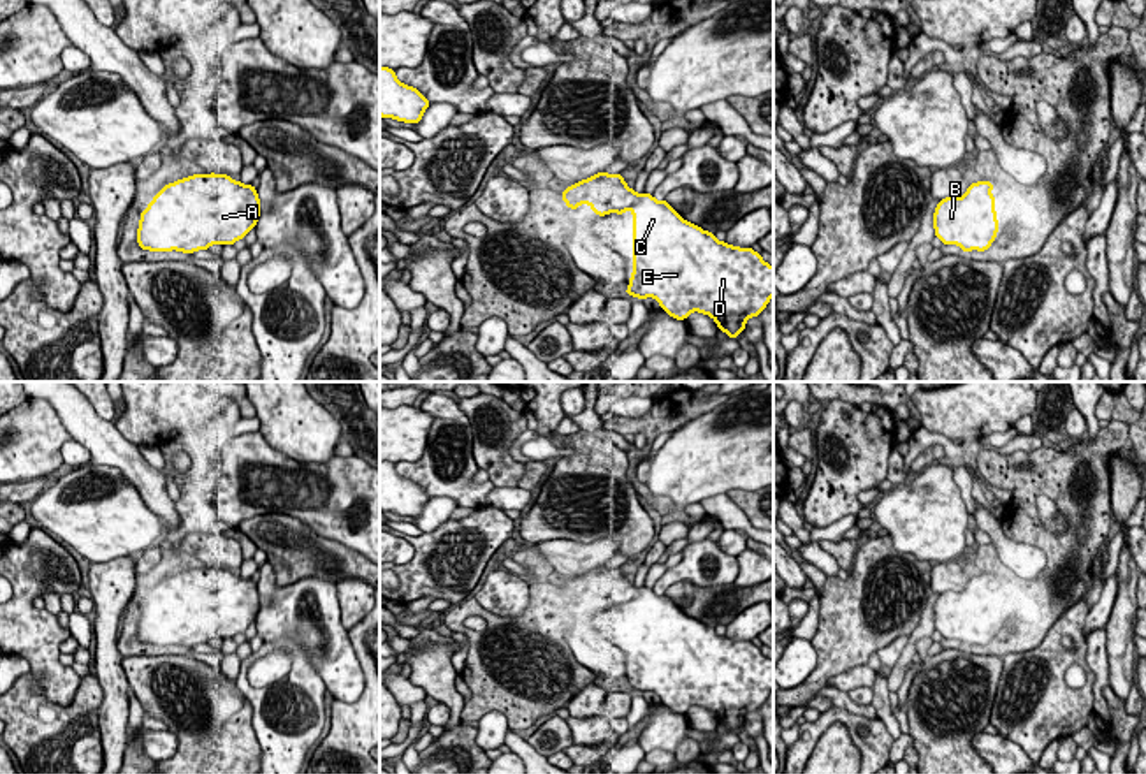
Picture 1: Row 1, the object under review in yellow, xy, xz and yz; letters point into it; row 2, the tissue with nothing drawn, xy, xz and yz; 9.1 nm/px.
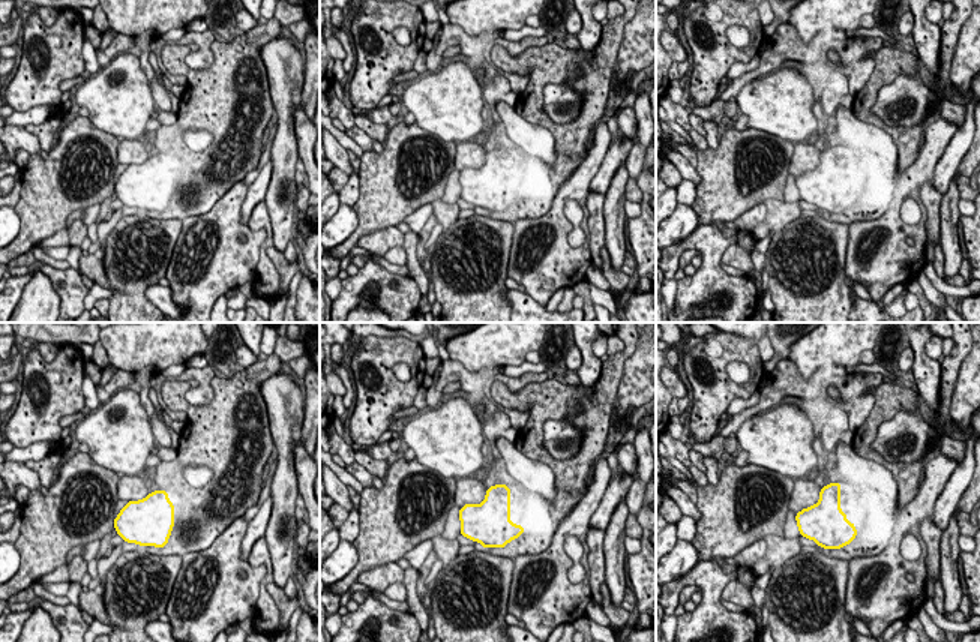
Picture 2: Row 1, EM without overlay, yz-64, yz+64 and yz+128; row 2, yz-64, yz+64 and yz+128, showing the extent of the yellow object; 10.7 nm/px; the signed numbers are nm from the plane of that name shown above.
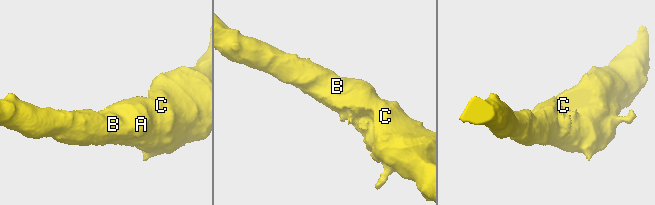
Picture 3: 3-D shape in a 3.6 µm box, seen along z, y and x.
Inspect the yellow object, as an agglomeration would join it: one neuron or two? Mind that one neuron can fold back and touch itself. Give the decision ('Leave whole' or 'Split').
Leave whole

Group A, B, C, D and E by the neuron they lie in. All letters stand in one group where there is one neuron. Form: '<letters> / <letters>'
A B C D E

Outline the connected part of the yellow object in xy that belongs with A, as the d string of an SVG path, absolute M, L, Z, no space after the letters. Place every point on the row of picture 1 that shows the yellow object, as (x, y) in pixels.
M195 174L165 185L141 213L137 243L151 252L207 250L211 245L234 245L257 225L260 201L253 185L234 181L227 174Z

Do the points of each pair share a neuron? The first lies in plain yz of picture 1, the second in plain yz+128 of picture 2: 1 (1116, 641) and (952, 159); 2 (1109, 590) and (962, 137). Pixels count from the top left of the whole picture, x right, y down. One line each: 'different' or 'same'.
1: different
2: same

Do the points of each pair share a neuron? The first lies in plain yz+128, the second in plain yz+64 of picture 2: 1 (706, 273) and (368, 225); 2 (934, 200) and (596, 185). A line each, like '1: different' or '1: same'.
1: different
2: different

